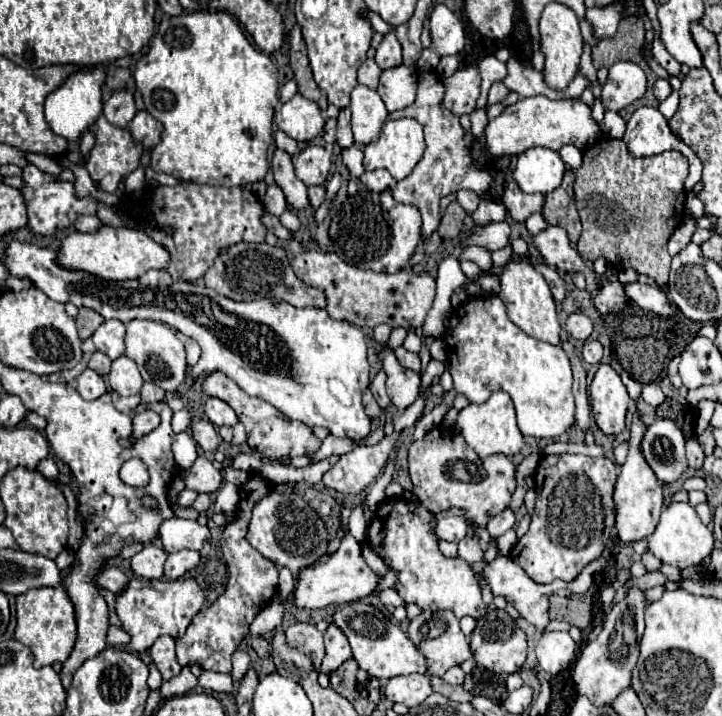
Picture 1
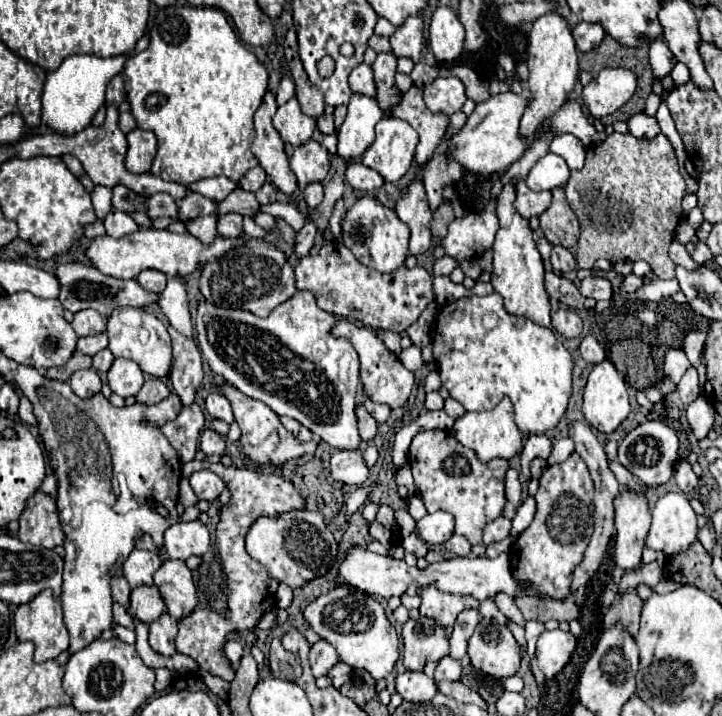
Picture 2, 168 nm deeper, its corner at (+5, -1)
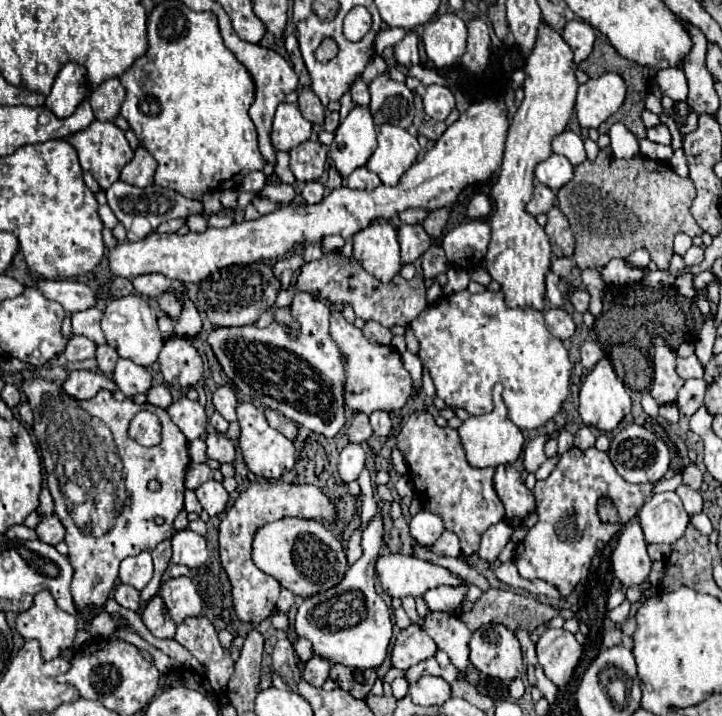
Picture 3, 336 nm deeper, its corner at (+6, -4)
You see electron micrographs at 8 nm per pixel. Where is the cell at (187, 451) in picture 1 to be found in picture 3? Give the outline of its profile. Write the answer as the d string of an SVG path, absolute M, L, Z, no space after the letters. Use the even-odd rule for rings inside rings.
M186 395L178 401L174 401L168 407L168 413L174 421L174 425L182 431L182 435L186 435L186 441L192 443L194 439L202 437L206 433L206 425L208 425L208 417L204 407L198 401L190 401Z

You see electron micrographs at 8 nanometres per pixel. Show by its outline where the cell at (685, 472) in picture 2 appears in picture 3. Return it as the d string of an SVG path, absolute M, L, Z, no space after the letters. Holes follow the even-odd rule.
M682 483L682 485L676 489L676 493L678 493L678 497L682 499L684 509L688 511L688 515L694 515L694 513L702 511L702 497L700 497L698 491L694 491L692 487L688 487L688 485Z

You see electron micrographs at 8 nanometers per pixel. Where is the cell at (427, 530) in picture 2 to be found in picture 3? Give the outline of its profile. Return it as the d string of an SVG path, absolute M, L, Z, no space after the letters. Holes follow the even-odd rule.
M420 511L410 521L410 535L418 545L432 547L436 539L444 533L444 523L440 515L434 515L430 511Z

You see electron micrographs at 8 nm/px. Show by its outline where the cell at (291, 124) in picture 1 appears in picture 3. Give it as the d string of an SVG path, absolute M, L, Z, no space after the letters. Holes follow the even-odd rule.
M280 103L274 115L272 143L276 151L292 151L312 133L312 123L306 121L296 105Z

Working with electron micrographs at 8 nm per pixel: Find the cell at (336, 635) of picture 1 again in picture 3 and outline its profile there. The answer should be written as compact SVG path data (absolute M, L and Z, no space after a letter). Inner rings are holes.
M314 655L314 657L304 665L302 677L304 677L308 683L312 683L314 687L322 687L322 683L328 679L330 667L332 667L332 663L330 663L328 659L322 659L322 657Z

